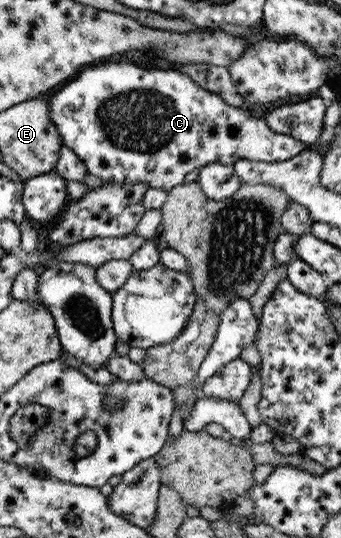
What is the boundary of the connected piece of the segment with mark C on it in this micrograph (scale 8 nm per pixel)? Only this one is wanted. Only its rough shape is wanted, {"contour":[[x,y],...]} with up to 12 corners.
{"contour":[[122,60],[49,99],[103,183],[165,192],[309,145],[186,74]]}

